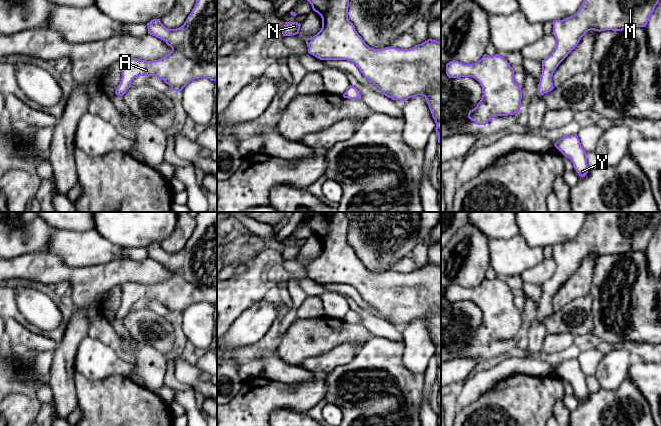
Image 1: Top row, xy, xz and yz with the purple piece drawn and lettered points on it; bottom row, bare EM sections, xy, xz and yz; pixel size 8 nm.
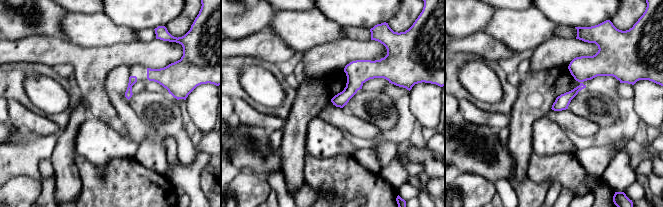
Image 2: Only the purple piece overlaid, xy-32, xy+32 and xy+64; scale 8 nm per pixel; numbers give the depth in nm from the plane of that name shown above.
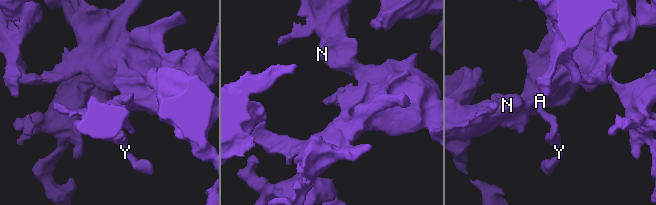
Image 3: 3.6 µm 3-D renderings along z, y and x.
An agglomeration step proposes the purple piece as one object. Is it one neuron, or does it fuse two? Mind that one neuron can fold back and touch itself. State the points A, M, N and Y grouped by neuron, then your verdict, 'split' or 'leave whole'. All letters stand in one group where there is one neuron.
A M N Y; leave whole

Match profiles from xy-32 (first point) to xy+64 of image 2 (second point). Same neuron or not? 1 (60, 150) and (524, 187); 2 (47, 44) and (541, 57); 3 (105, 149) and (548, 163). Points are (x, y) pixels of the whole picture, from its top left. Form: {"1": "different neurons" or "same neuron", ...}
{"1": "different neurons", "2": "same neuron", "3": "different neurons"}

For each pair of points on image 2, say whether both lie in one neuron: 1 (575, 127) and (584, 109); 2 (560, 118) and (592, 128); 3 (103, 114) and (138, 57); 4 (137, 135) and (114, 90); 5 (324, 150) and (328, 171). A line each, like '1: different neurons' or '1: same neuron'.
1: different neurons
2: same neuron
3: same neuron
4: same neuron
5: different neurons

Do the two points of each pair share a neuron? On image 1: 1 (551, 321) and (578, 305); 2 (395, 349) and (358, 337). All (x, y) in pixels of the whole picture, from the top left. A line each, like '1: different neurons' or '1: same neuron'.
1: same neuron
2: different neurons

